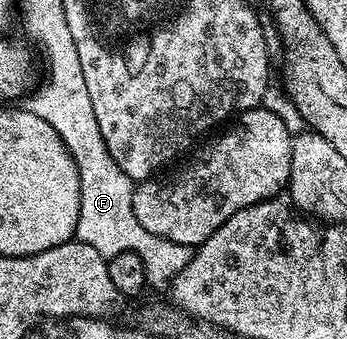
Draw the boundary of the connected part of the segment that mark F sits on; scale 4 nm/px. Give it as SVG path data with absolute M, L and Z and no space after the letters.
M93 144L83 146L95 176L82 176L79 179L79 212L75 227L76 239L93 246L101 256L108 260L119 252L135 252L145 266L146 280L150 287L168 285L175 275L187 265L194 256L190 245L174 243L159 235L149 234L133 212L131 200L134 181L128 178L109 152L95 154Z

